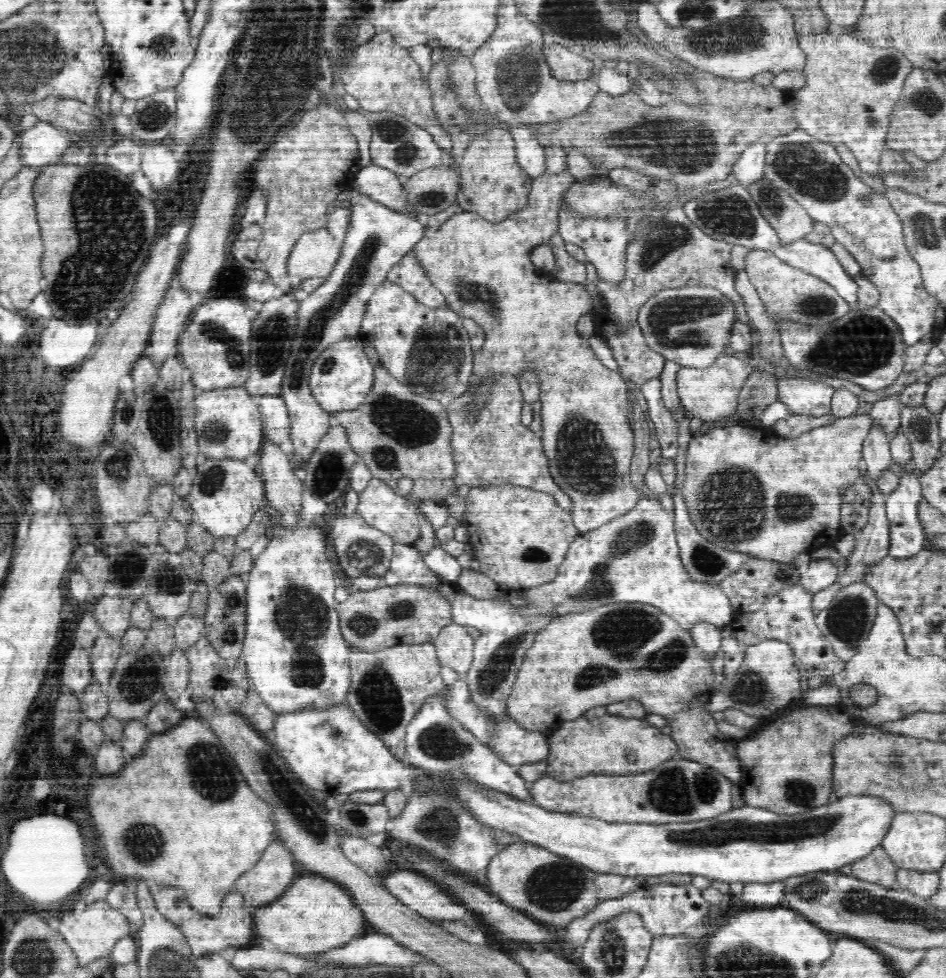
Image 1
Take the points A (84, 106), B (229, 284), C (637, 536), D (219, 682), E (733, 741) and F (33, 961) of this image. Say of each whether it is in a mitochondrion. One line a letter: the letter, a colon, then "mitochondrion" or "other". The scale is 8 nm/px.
A: other
B: other
C: mitochondrion
D: other
E: other
F: mitochondrion

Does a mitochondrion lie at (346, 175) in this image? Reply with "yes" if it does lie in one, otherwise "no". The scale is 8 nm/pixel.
no

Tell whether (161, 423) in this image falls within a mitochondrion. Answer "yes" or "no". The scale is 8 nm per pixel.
yes

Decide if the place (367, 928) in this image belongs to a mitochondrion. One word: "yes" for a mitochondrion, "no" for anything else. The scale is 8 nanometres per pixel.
no

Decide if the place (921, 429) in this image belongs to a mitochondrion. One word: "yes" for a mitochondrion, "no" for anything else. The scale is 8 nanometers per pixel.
yes

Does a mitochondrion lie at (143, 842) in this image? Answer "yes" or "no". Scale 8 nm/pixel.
yes

